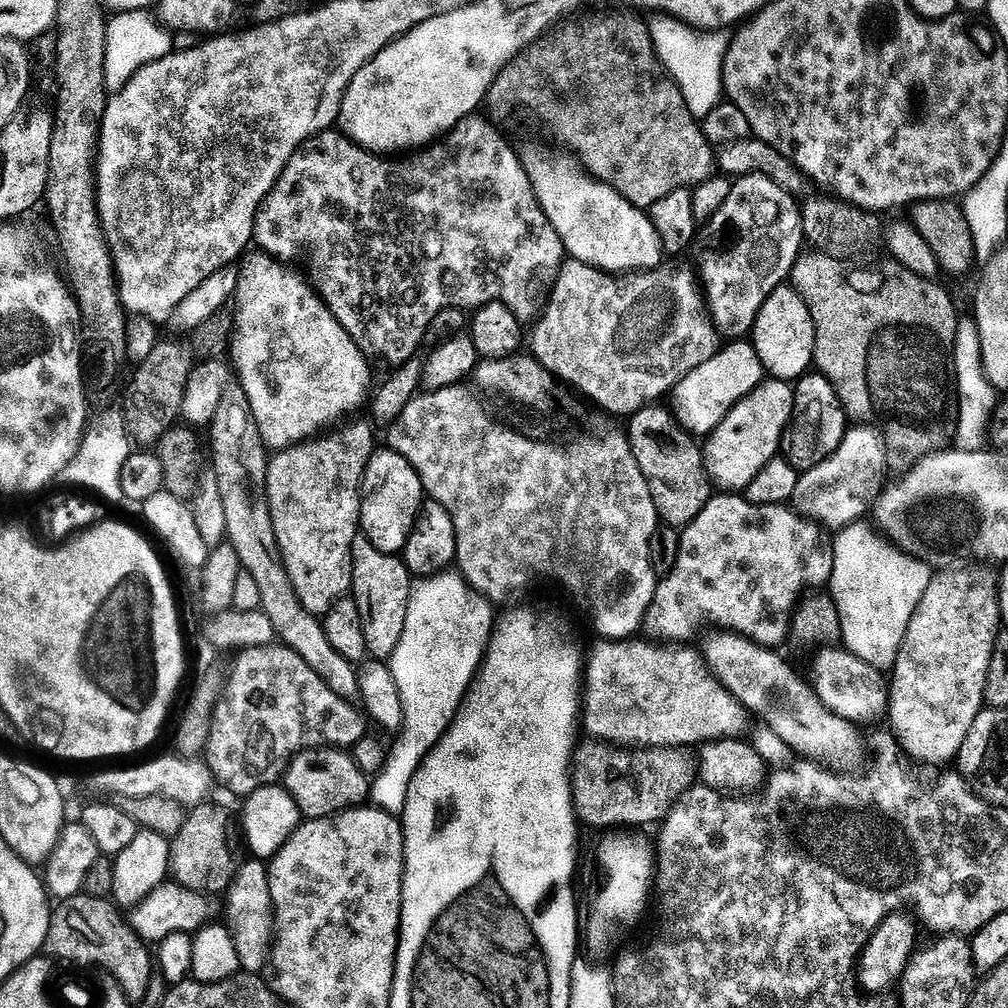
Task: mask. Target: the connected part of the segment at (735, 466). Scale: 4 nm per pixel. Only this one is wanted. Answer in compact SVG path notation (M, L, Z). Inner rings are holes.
M791 383L785 388L768 388L768 392L760 391L760 396L748 393L744 398L748 404L740 400L725 418L728 424L724 428L717 426L720 432L714 429L707 437L703 445L704 467L708 469L708 475L728 490L740 490L753 480L753 476L760 471L772 457L780 452L780 439L784 437L784 430L792 421L792 407L796 401L796 394Z

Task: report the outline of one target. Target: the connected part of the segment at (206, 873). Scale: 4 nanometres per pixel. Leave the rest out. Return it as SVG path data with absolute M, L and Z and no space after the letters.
M205 802L195 805L185 815L184 824L178 830L176 836L171 837L170 876L175 883L189 888L195 892L204 892L211 886L212 880L216 880L228 868L228 840L224 837L224 812L213 802Z

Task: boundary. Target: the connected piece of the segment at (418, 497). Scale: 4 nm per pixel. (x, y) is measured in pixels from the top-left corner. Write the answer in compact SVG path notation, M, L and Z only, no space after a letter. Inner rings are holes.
M391 450L373 451L368 457L368 468L364 471L364 482L360 498L359 531L368 537L378 550L393 554L403 553L408 536L416 527L416 520L426 493L420 475L404 456Z

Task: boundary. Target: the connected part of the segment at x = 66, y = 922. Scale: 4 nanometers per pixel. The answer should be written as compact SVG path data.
M80 898L61 899L55 905L43 951L56 960L71 960L76 966L105 968L118 982L120 989L124 991L124 997L128 999L129 1005L136 1006L142 1003L152 988L152 972L154 976L154 956L149 945L132 929L127 919L120 918L108 902L100 898L92 898L87 901L88 905L85 908L83 902L85 903Z

